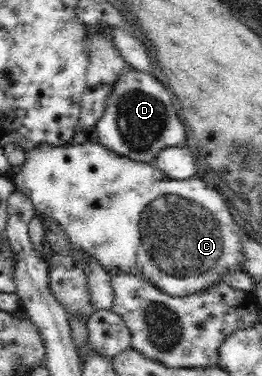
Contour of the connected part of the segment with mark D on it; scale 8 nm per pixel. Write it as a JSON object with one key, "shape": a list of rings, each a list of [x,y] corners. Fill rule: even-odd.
{"shape":[[[129,67],[120,74],[113,90],[107,97],[103,116],[97,122],[95,129],[98,141],[103,147],[137,162],[153,163],[153,160],[158,157],[159,151],[186,142],[185,126],[181,122],[181,118],[177,116],[171,94],[161,84],[161,78],[145,71],[136,71],[133,67]]]}

